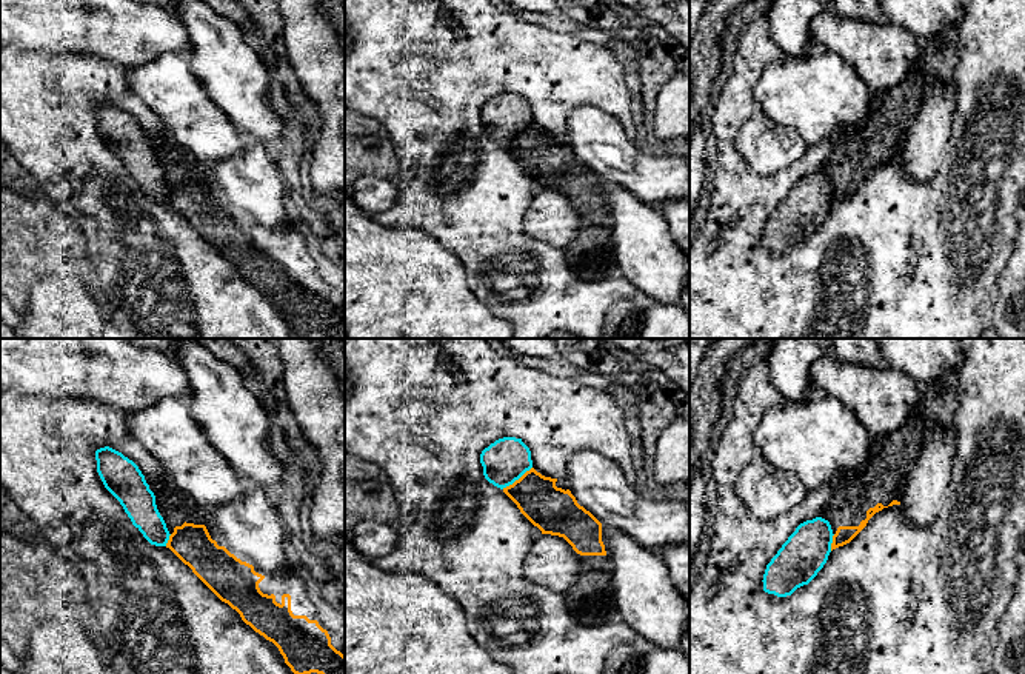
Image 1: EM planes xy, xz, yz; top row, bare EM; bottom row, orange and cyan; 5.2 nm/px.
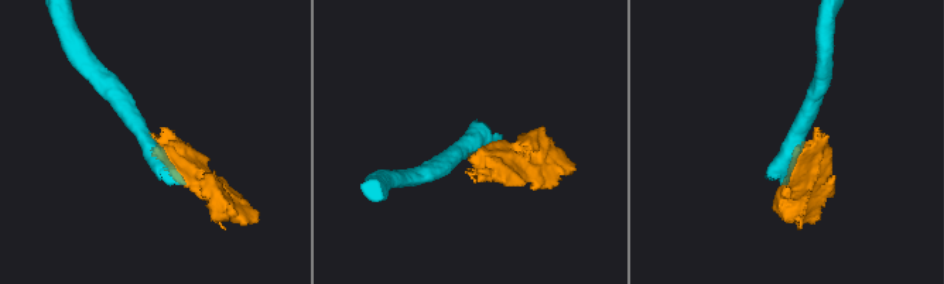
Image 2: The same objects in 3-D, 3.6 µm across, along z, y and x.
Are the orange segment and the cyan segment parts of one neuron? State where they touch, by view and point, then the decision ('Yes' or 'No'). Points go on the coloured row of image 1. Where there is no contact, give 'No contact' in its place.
Touches orange at xz (516, 480). No

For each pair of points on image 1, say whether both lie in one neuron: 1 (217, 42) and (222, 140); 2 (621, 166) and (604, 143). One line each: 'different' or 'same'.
1: different
2: same

